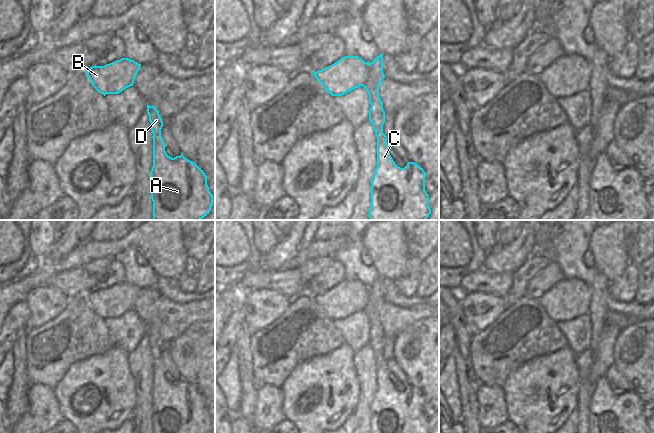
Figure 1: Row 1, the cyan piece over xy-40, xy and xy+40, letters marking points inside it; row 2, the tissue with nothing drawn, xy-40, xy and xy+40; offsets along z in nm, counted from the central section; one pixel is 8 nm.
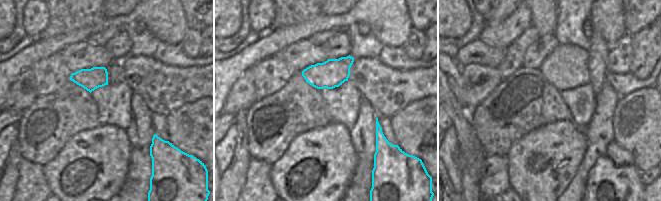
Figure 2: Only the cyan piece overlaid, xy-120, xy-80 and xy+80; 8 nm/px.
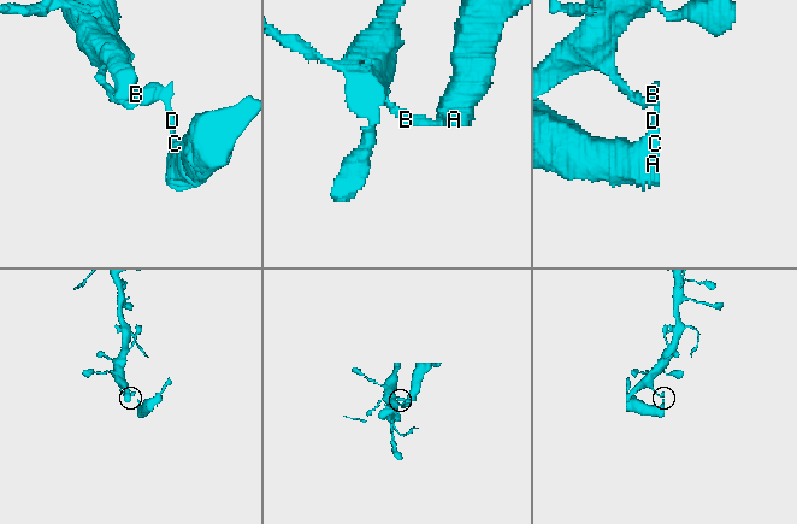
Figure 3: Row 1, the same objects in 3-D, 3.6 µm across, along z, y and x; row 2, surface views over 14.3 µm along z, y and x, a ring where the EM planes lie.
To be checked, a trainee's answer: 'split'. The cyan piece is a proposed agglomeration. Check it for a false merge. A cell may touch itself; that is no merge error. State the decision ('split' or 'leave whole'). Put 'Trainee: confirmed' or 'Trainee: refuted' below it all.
split
Trainee: confirmed

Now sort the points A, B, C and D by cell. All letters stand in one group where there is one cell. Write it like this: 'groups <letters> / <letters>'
groups A C D / B

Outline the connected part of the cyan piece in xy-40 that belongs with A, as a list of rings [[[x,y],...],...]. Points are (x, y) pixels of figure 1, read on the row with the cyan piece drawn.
[[[147,105],[146,111],[153,133],[153,220],[201,220],[209,214],[213,205],[207,176],[182,154],[174,158],[167,155],[161,137],[163,121],[159,111],[150,105]]]

